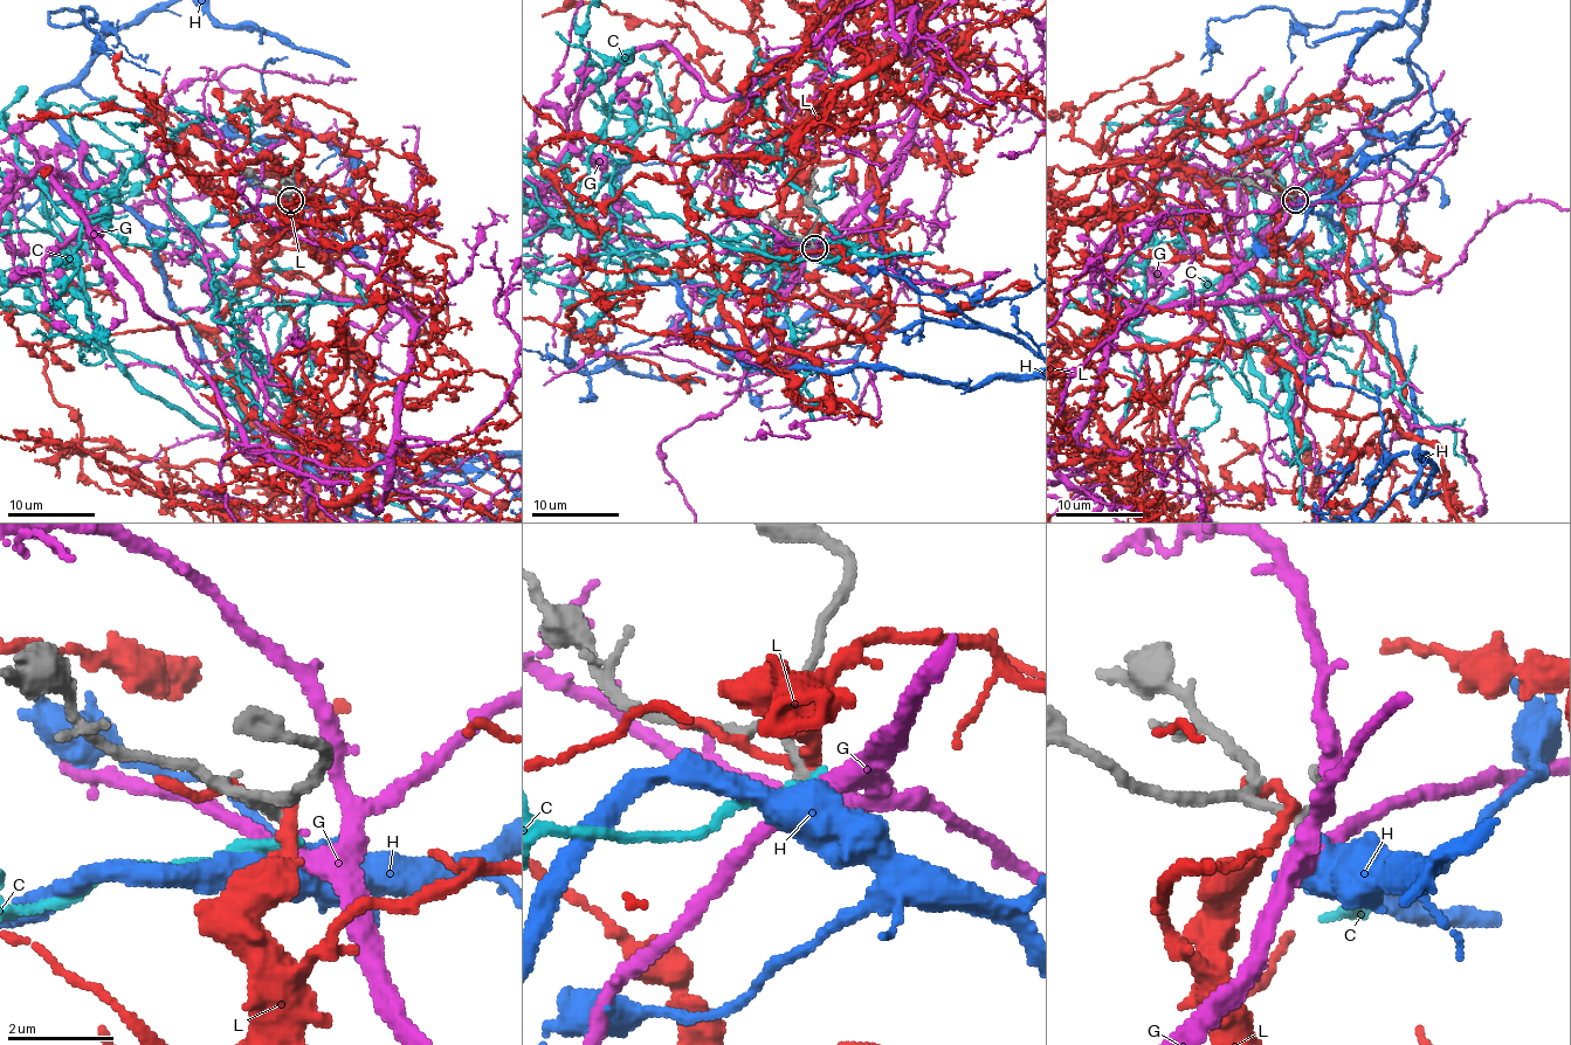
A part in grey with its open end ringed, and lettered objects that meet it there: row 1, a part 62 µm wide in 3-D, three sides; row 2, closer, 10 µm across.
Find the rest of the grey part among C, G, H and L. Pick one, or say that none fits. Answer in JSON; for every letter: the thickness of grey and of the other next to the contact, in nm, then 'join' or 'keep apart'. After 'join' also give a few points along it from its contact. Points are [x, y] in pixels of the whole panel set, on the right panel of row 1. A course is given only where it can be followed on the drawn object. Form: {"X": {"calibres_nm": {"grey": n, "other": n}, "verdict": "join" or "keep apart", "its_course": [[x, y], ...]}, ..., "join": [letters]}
{"C": {"calibres_nm": {"grey": 150, "other": 220}, "verdict": "keep apart"}, "G": {"calibres_nm": {"grey": 150, "other": 320}, "verdict": "keep apart"}, "H": {"calibres_nm": {"grey": 150, "other": 650}, "verdict": "join"}, "L": {"calibres_nm": {"grey": 190, "other": 220}, "verdict": "keep apart"}, "join": ["H"]}

